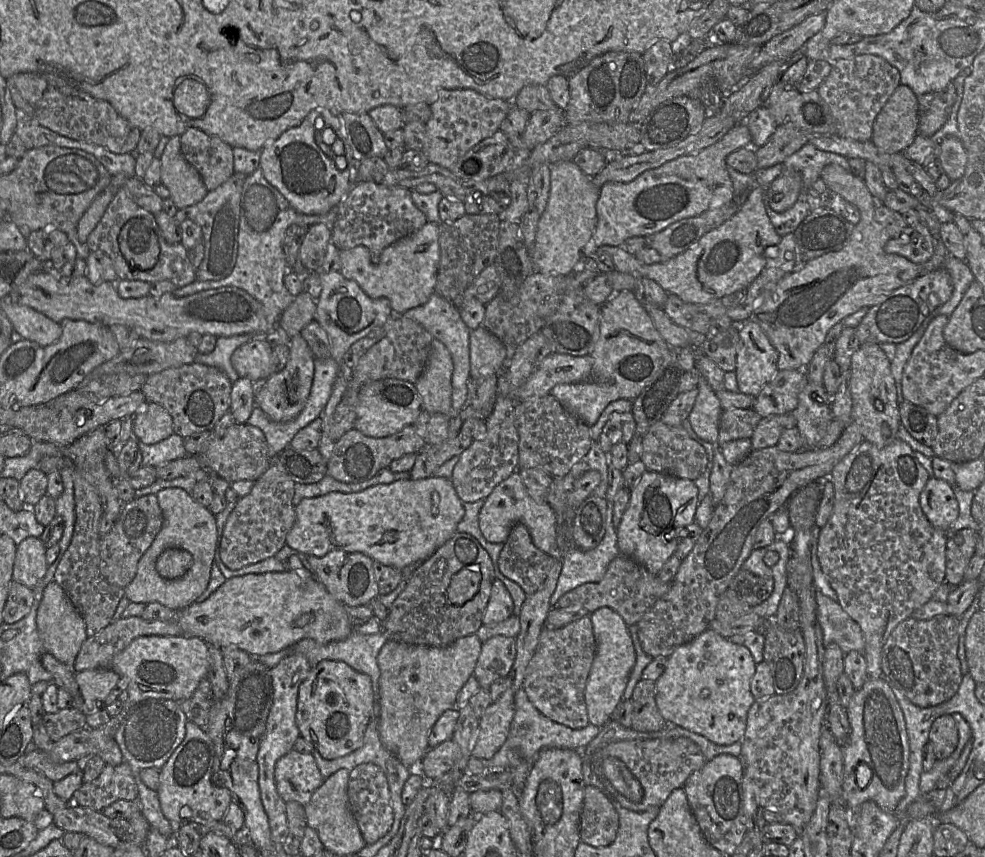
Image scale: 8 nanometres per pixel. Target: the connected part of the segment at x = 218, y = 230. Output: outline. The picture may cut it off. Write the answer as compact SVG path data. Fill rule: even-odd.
M234 173L222 185L212 191L208 191L203 200L195 205L178 209L175 214L174 219L177 225L180 225L186 219L191 219L201 227L204 257L197 269L198 280L221 280L229 276L234 269L238 252L240 199L243 182L246 177Z

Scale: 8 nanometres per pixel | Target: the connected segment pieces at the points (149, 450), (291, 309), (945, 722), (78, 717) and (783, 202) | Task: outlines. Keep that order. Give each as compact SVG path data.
M175 433L153 445L147 445L139 441L138 446L142 453L141 466L157 468L171 461L186 457L187 452L184 447L184 441L183 437Z
M306 292L294 297L292 303L283 311L279 326L292 338L300 334L301 330L315 320L316 299Z
M945 714L934 720L929 732L929 742L938 760L949 757L958 741L958 728L952 715Z
M76 708L59 710L57 713L45 714L42 720L52 742L57 742L68 734L87 727L87 715Z
M783 171L767 190L767 199L773 211L782 213L790 209L799 198L802 177L795 171Z

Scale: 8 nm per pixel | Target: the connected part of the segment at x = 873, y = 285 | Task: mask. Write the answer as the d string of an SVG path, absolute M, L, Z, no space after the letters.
M837 164L824 167L820 178L827 188L846 202L855 205L860 211L860 221L854 225L849 243L839 251L830 252L805 263L802 269L792 272L782 278L775 286L765 290L756 303L751 319L756 322L766 334L772 345L778 351L778 370L805 369L812 360L817 349L823 344L829 330L849 315L863 307L872 307L882 301L894 290L912 282L922 274L943 266L949 255L943 242L935 243L932 257L924 264L916 264L897 254L889 254L884 250L891 239L886 229L875 220L874 197L863 179L847 171Z

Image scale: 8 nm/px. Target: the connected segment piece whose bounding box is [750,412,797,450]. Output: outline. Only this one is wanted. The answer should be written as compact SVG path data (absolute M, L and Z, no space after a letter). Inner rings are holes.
M792 412L762 418L750 438L753 449L776 446L781 434L787 429L796 427L796 424L797 421Z

